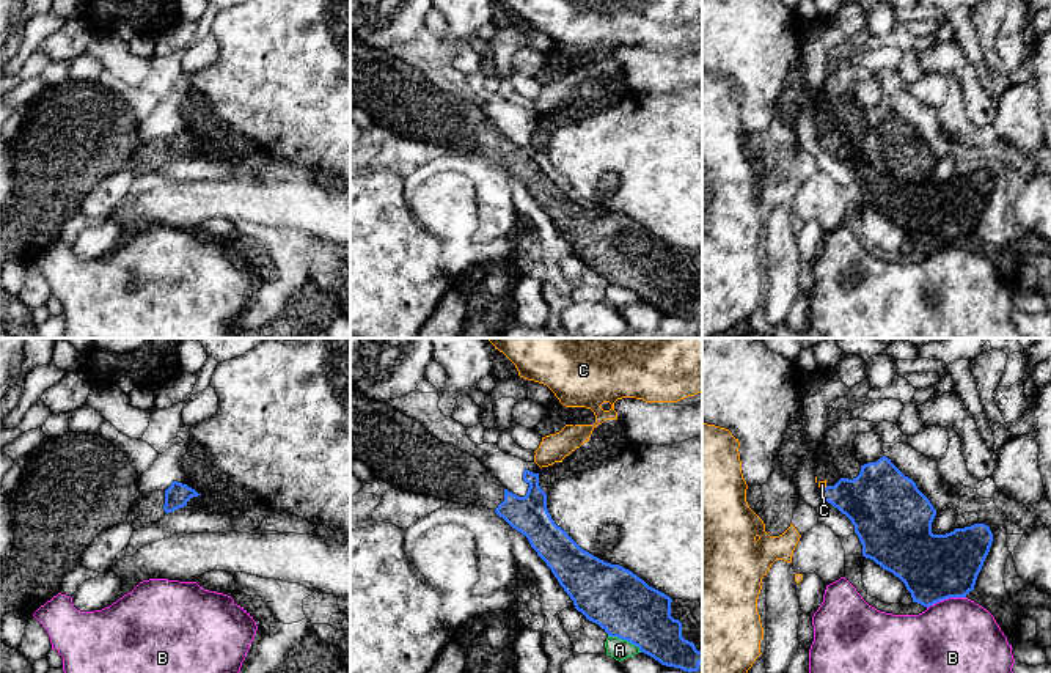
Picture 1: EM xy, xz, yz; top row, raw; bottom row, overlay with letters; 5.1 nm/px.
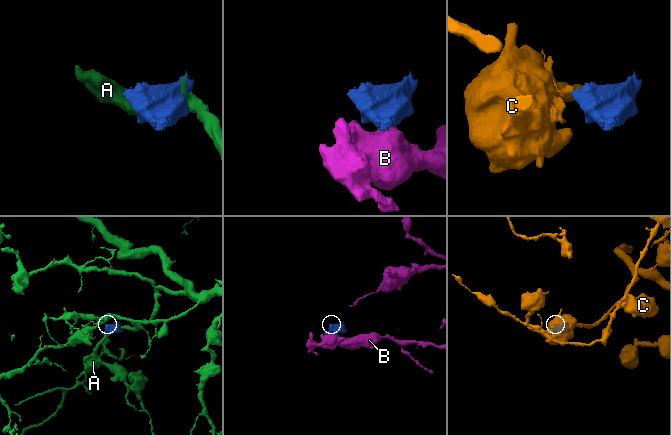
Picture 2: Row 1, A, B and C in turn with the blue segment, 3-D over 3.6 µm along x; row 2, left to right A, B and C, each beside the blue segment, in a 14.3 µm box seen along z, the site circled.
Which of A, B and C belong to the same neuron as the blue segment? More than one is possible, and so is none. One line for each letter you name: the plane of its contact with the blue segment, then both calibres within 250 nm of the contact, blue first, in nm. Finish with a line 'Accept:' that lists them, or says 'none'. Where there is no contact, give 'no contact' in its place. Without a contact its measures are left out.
Accept: none

